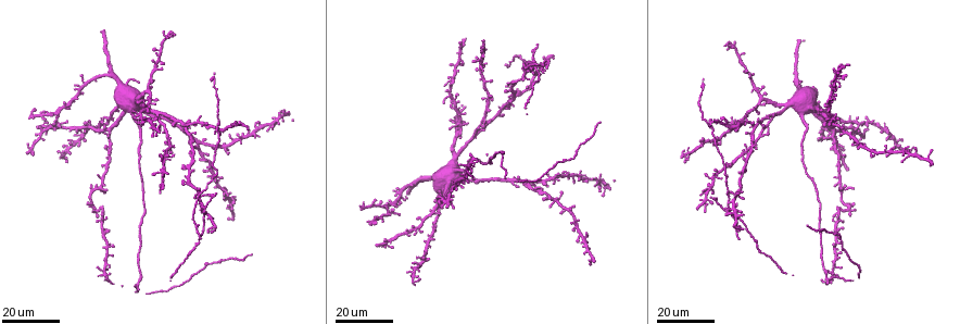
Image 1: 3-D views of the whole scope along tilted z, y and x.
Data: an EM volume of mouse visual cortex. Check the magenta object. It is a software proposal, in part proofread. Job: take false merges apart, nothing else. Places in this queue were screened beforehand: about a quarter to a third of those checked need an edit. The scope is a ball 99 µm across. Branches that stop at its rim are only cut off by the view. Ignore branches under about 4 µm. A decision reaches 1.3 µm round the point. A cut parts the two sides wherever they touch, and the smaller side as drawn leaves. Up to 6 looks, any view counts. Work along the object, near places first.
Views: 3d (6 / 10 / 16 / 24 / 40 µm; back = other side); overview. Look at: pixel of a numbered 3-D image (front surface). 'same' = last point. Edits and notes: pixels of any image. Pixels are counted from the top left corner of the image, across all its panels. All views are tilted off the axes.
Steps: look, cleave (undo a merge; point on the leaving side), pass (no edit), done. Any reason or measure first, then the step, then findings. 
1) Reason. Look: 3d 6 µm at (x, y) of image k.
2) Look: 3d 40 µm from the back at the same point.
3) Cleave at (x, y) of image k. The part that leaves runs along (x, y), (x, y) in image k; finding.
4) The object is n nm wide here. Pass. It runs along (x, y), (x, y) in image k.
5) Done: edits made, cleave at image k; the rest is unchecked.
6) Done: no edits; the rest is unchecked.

Three arms meet. Look: 3d 16 µm at (198, 197) of image 1.

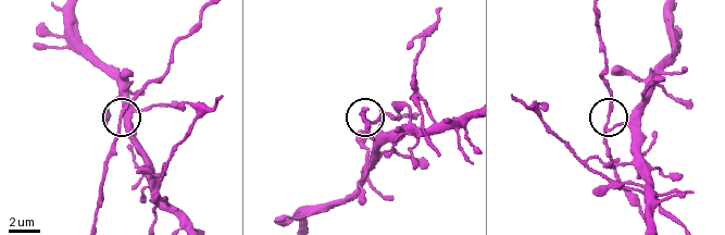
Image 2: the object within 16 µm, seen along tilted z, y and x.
Closer look. Look: 3d 6 µm at (607, 121) of image 2.

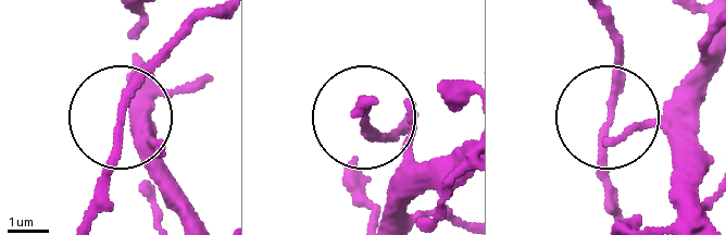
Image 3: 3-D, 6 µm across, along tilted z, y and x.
Other side. Look: 3d 6 µm from the back at (365, 120) of image 3.

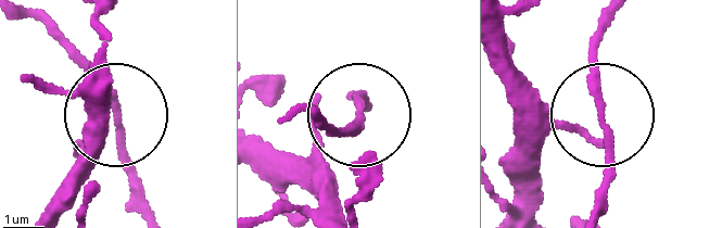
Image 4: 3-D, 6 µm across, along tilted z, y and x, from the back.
The side arm is 17 µm long. Pass. It runs along (502, 66), (550, 112), (602, 127), (610, 149), (602, 208) in image 4; all the same cell.

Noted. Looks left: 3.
Look: 3d 24 µm at (146, 108) of image 1.

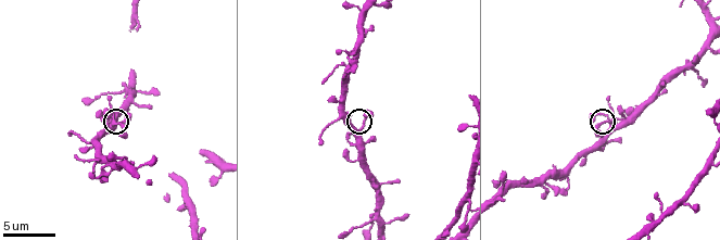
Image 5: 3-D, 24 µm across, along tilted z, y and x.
Look: 3d 10 µm at (113, 124) of image 5.

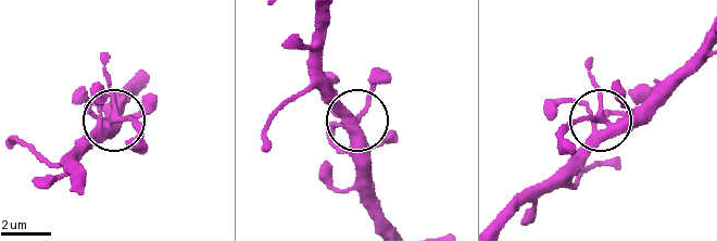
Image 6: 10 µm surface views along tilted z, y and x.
5 arms meet here. Pass. One cell here.

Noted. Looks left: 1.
Look: 3d 6 µm at (692, 66) of image 5.

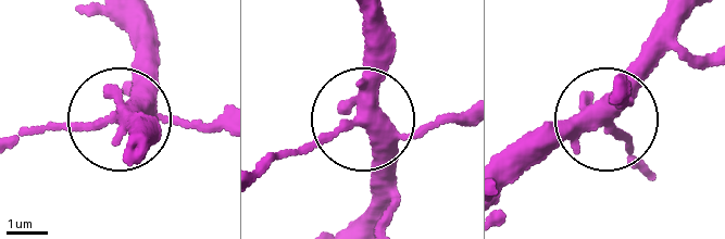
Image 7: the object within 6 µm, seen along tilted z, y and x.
The side arm is 5 µm long. Pass. It runs along (687, 15), (604, 122), (627, 142) in image 7; all the same cell.

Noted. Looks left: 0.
Done: no edits; the rest is unchecked.

